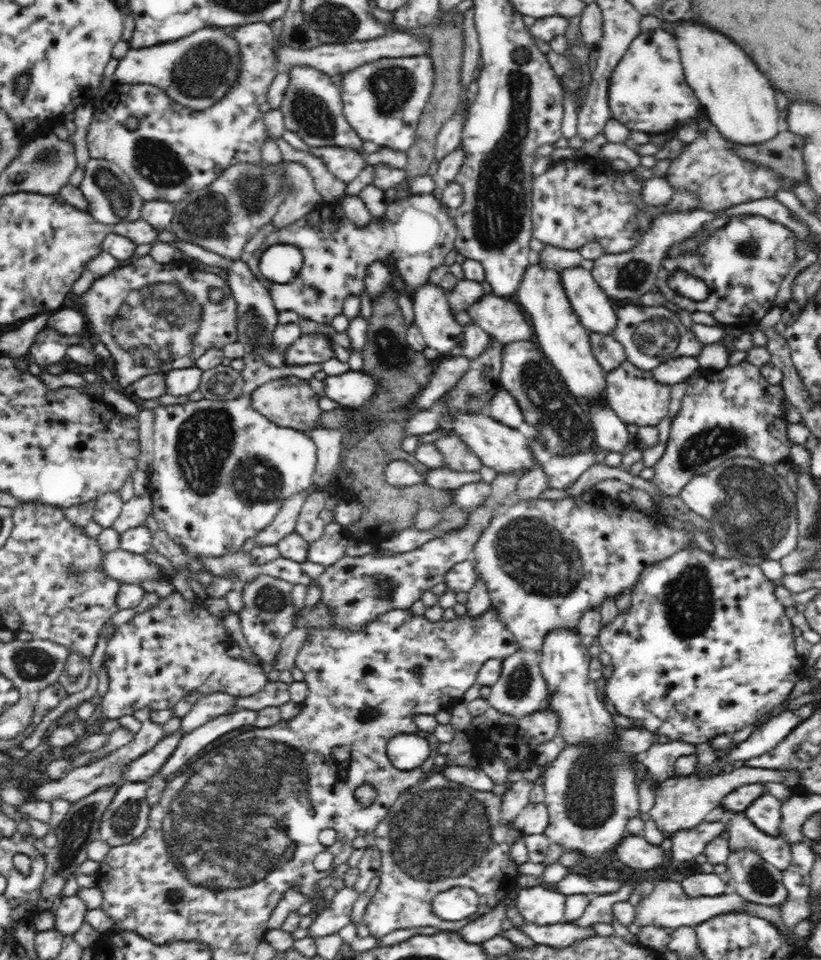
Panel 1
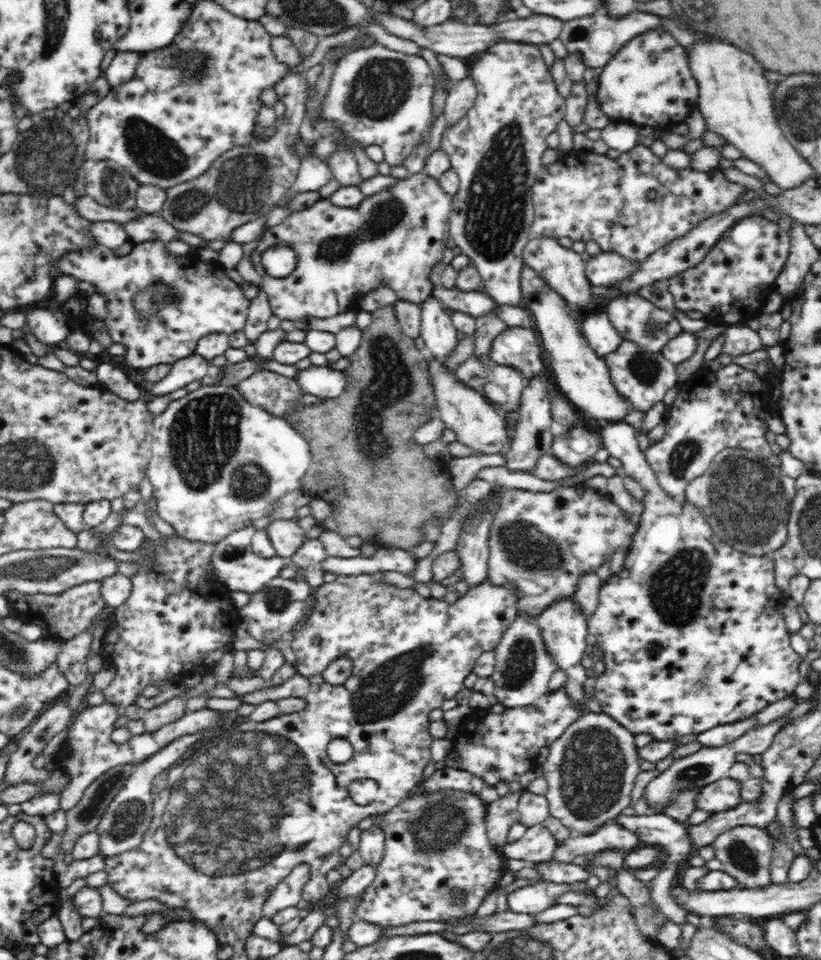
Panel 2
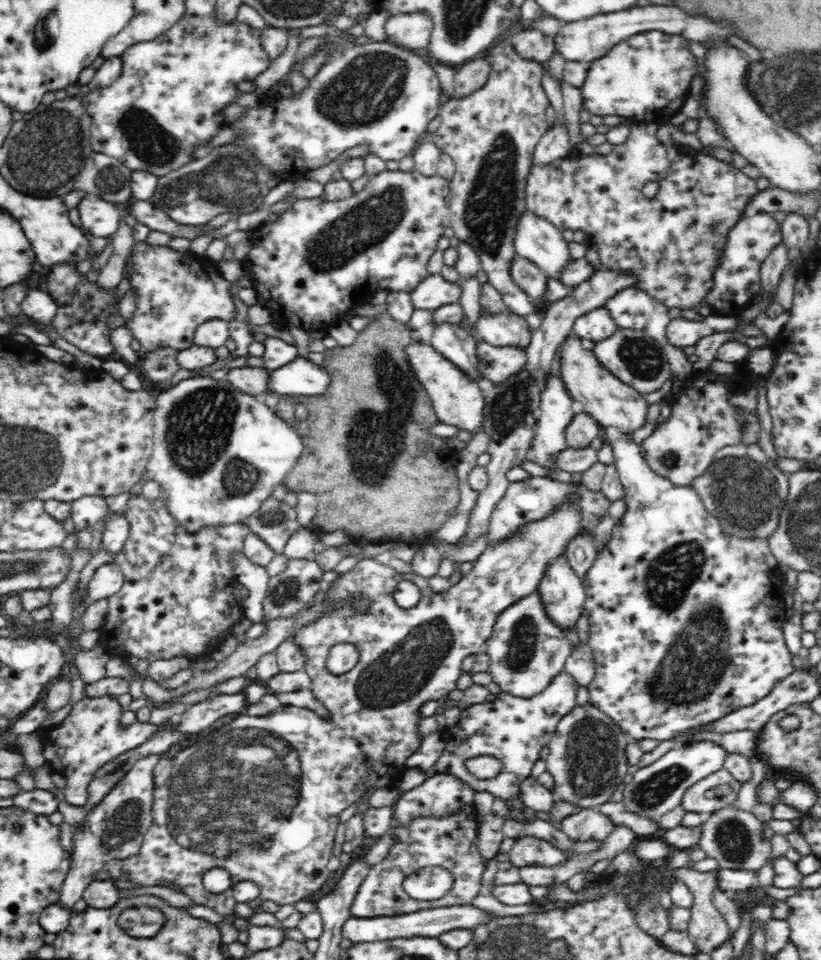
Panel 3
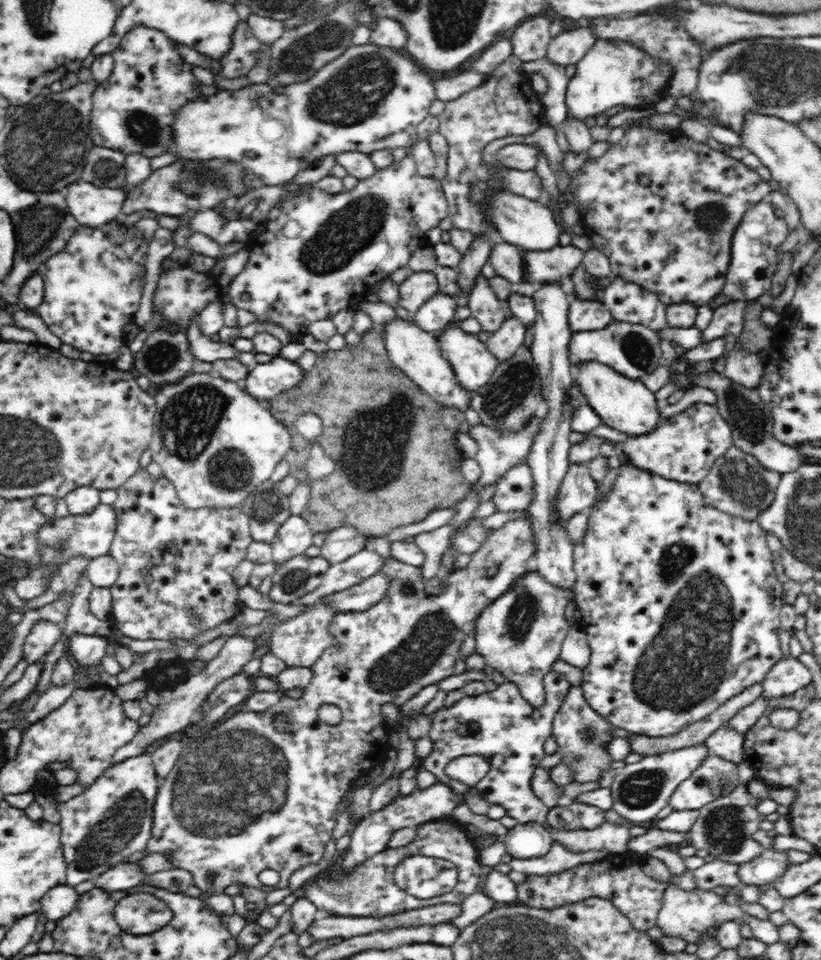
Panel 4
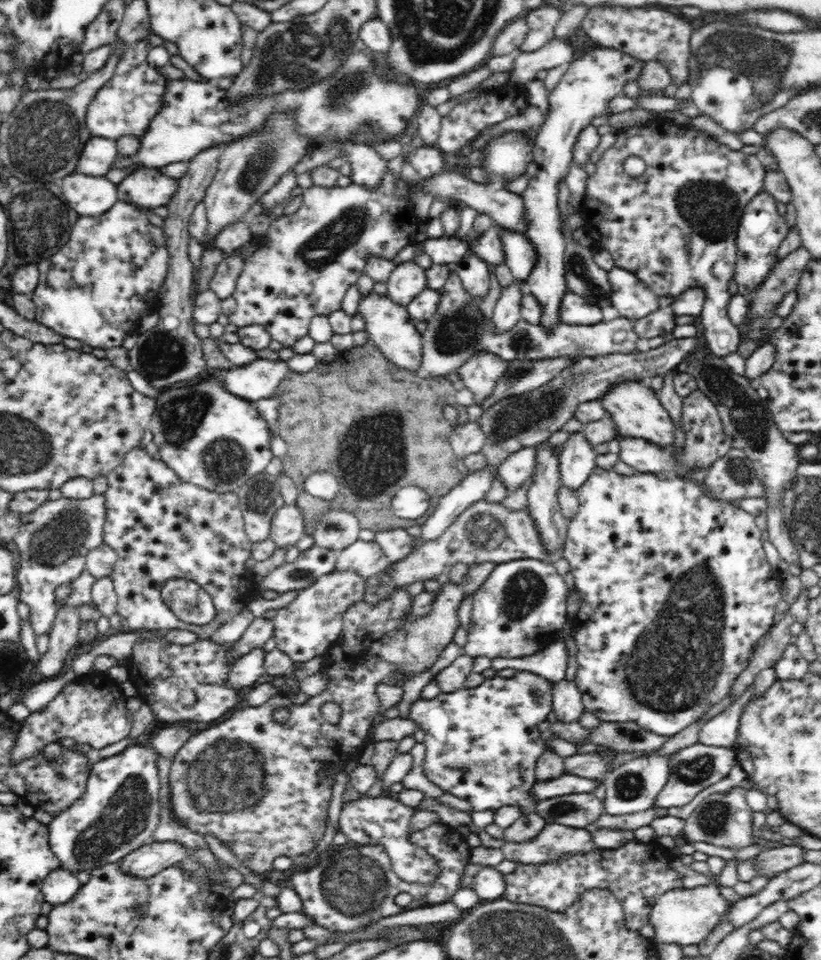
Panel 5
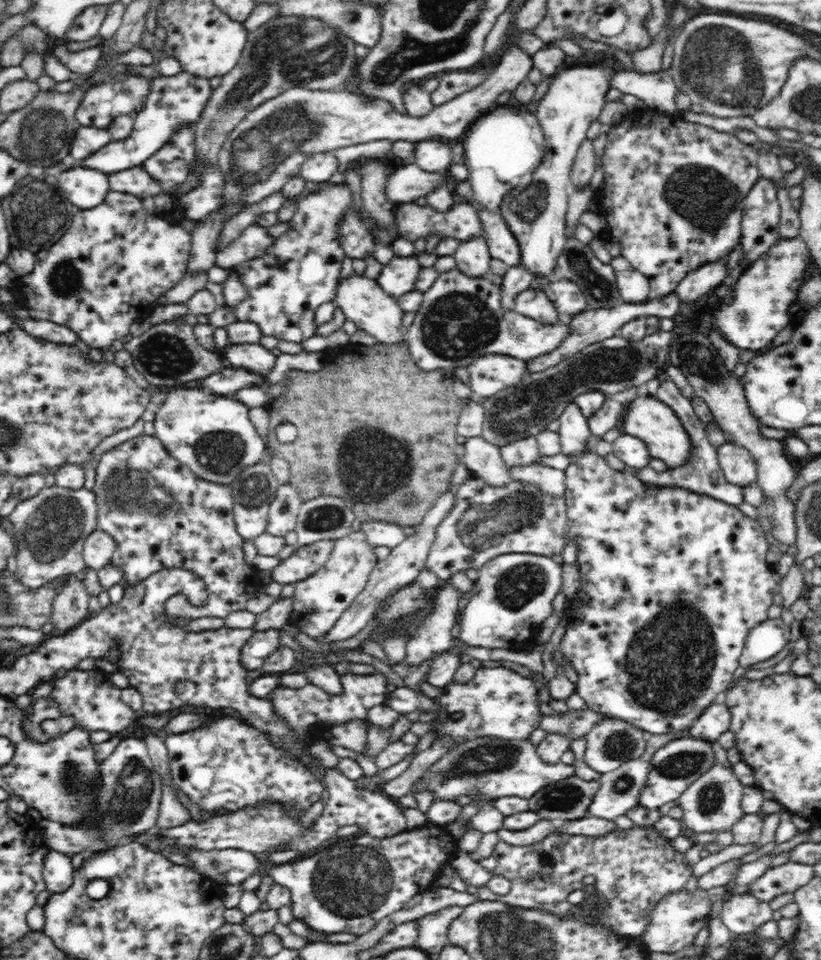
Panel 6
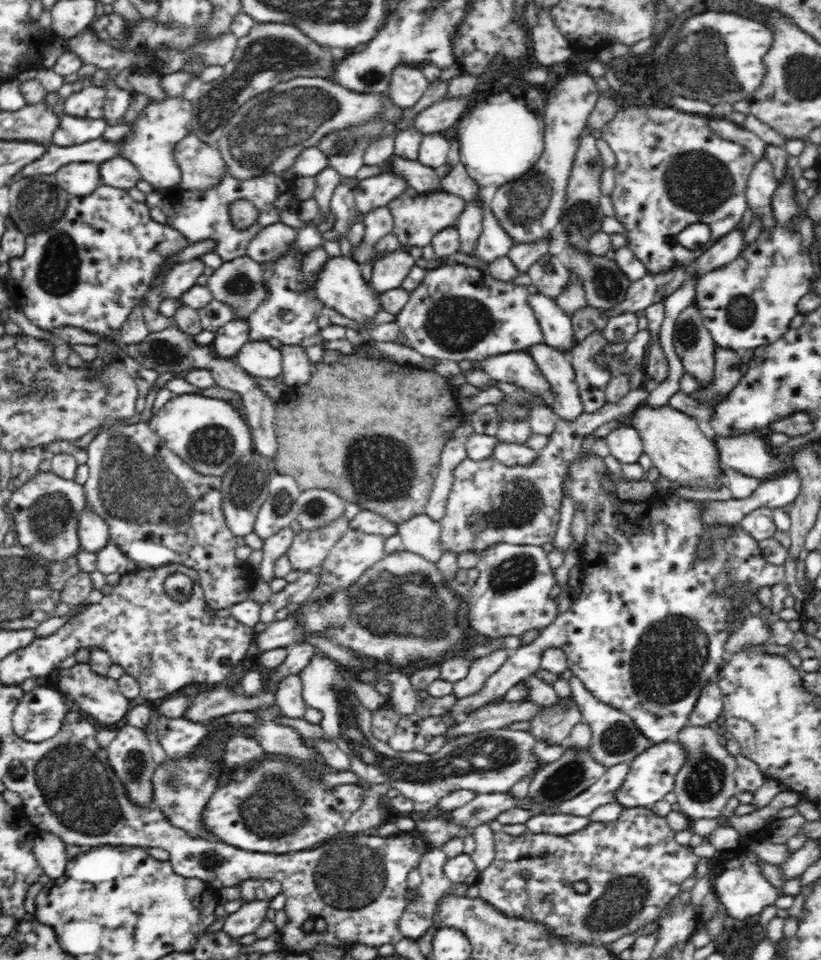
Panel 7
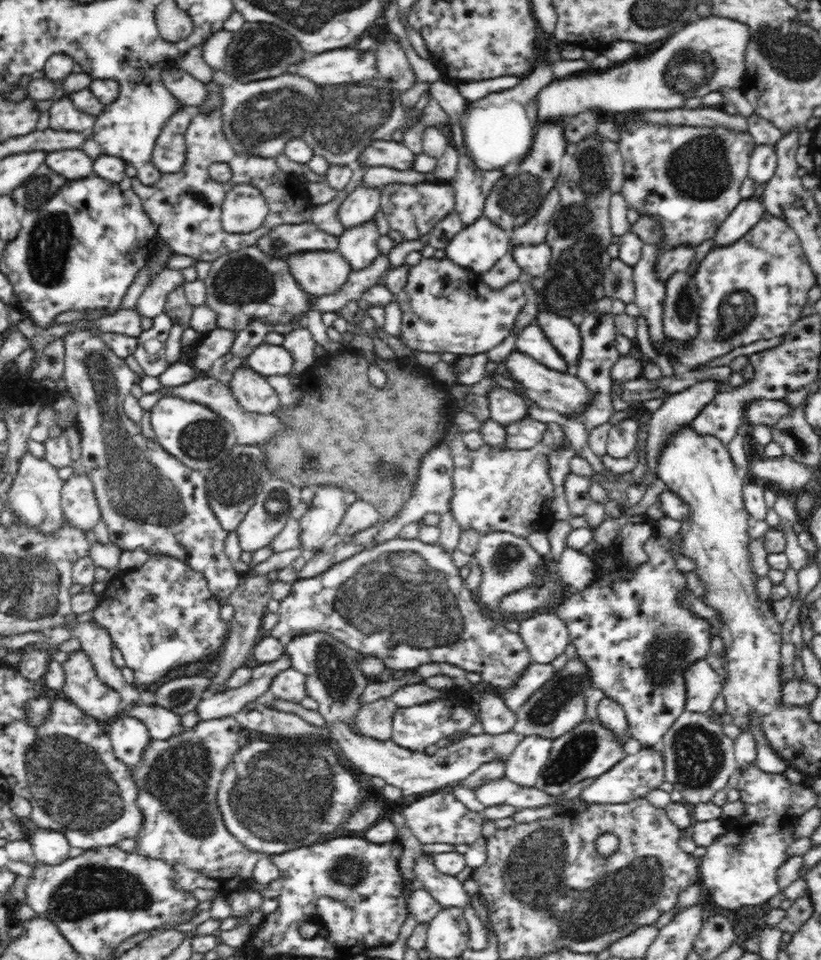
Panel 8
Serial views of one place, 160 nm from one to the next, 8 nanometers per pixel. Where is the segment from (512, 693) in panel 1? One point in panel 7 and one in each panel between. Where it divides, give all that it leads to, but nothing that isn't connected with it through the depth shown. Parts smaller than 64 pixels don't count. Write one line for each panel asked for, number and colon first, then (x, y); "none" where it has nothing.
2: (523, 667)
3: (527, 649)
4: (520, 635)
5: (521, 608)
6: (513, 596)
7: (511, 596)

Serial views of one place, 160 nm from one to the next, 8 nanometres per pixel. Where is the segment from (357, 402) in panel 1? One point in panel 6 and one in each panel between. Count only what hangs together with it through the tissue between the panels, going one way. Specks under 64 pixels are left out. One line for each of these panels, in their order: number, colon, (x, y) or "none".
2: (324, 382)
3: (301, 376)
4: (265, 381)
5: (259, 379)
6: (230, 380)

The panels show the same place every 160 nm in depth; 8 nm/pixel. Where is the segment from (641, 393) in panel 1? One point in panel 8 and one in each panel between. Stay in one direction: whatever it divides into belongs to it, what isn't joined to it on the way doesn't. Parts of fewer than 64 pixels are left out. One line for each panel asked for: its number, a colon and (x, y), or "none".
2: (643, 377)
3: (631, 355)
4: (633, 350)
5: (457, 330)
6: (461, 319)
7: (458, 313)
8: (445, 308)

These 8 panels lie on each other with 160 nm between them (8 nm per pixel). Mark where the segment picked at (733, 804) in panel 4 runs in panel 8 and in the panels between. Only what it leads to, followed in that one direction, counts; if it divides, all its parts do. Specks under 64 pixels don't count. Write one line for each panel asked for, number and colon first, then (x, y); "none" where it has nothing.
5: (725, 820)
6: (711, 802)
7: (704, 784)
8: (698, 760)

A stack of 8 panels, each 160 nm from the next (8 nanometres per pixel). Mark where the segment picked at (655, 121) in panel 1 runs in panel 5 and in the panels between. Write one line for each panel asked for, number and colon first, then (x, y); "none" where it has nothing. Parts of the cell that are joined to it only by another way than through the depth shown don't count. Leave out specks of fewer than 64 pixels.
2: (648, 82)
3: (646, 78)
4: (612, 73)
5: (592, 80)

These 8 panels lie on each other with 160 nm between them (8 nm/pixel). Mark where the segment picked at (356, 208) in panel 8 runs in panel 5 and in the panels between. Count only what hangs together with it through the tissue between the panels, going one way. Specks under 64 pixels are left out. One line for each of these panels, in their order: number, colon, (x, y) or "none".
5: (505, 207)
6: (407, 184)
7: (372, 193)

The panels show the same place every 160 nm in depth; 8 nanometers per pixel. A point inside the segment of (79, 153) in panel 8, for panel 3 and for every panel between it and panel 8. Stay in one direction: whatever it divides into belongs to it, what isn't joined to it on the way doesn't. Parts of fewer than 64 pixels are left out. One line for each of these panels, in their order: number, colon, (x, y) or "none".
3: (101, 218)
4: (92, 206)
5: (89, 195)
6: (84, 187)
7: (79, 179)

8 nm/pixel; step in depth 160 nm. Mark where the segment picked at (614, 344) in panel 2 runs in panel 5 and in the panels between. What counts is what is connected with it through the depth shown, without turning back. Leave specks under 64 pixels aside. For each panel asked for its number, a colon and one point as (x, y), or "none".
3: (597, 324)
4: (583, 314)
5: (574, 309)

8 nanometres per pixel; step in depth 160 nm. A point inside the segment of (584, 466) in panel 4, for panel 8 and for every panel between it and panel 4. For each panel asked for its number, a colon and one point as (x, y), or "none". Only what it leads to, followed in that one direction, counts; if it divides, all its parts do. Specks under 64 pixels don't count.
5: (577, 457)
6: (574, 432)
7: (557, 371)
8: (532, 341)

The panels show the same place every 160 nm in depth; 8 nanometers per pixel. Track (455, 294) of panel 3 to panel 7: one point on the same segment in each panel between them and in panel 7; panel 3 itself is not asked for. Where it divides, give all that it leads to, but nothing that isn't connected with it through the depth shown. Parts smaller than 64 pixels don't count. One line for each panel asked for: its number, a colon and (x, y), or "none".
4: (415, 288)
5: (407, 280)
6: (397, 277)
7: (388, 272)

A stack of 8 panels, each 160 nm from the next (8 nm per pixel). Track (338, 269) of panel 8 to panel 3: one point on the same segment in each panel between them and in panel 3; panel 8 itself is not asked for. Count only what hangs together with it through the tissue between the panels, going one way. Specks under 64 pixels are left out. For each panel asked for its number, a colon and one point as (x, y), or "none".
3: (457, 400)
4: (416, 353)
5: (389, 325)
6: (365, 303)
7: (340, 284)

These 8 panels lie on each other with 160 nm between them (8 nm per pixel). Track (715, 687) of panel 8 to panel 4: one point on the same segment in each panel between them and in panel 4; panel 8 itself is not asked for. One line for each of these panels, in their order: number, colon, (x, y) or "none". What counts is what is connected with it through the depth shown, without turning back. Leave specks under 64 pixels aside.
4: (725, 743)
5: (722, 730)
6: (716, 719)
7: (709, 707)

